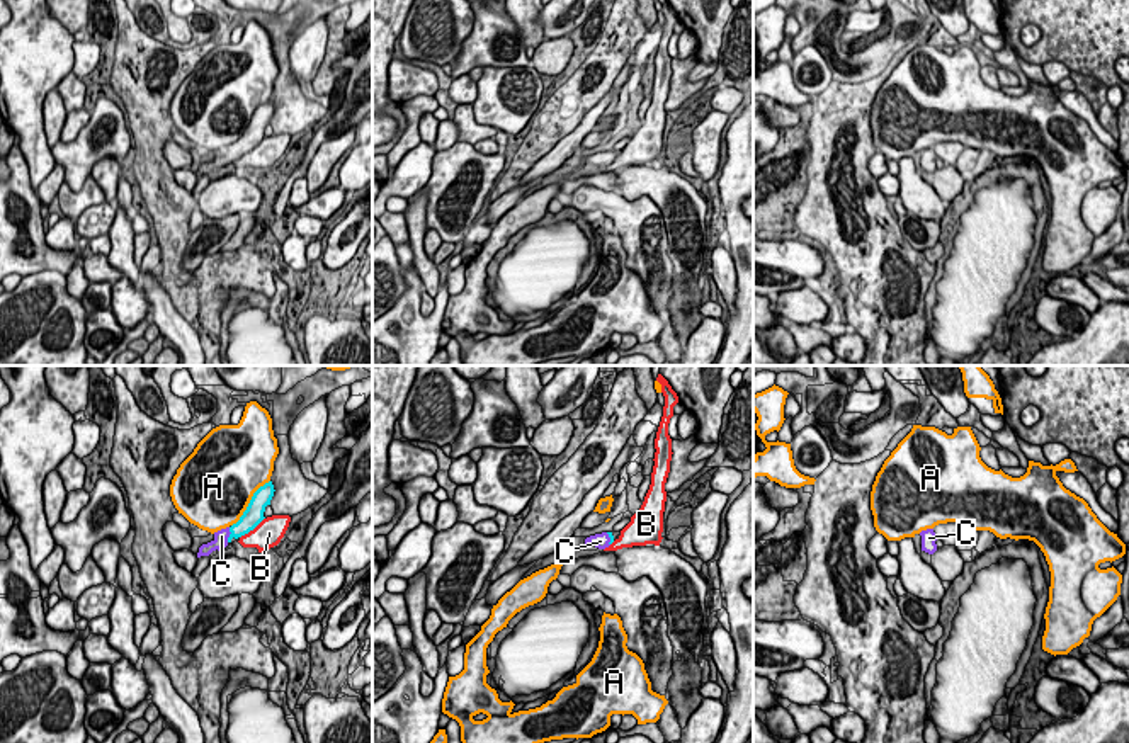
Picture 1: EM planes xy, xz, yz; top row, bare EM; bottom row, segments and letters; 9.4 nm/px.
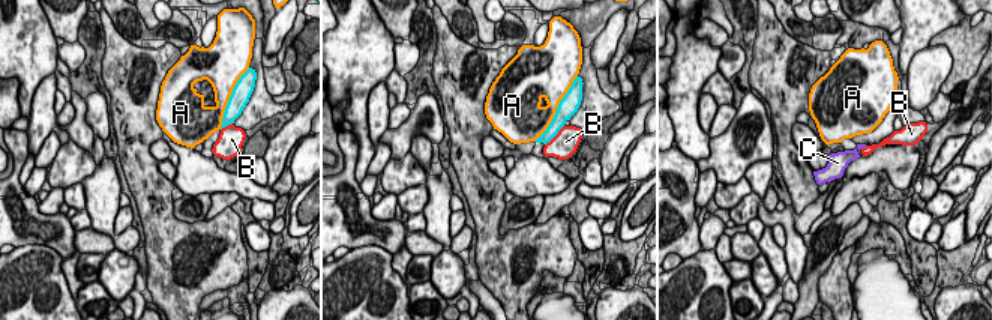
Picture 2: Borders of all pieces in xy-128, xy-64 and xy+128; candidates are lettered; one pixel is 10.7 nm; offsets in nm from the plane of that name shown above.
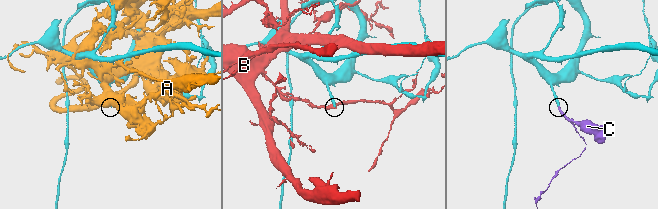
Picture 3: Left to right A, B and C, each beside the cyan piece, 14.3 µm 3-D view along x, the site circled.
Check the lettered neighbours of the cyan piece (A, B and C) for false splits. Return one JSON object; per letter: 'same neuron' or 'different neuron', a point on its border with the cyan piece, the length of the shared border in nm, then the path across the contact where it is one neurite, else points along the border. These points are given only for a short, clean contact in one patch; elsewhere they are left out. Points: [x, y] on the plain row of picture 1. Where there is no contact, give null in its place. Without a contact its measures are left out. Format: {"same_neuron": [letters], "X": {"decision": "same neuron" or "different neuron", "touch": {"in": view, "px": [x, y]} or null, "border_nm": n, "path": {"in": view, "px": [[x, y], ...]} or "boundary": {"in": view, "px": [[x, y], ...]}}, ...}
{"same_neuron": ["C"], "A": {"decision": "different neuron", "touch": {"in": "xy", "px": [250, 121]}, "border_nm": 550}, "B": {"decision": "different neuron", "touch": {"in": "xy", "px": [252, 148]}, "border_nm": 320, "boundary": {"in": "xy", "px": [[264, 136], [240, 157]]}}, "C": {"decision": "same neuron", "touch": {"in": "xy", "px": [230, 153]}, "border_nm": 150, "path": {"in": "xy", "px": [[250, 138], [230, 153], [221, 155]]}}}

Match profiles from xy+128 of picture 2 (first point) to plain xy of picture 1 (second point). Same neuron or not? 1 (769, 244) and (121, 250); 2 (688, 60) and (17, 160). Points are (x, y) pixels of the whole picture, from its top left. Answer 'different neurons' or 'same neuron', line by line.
1: same neuron
2: different neurons

